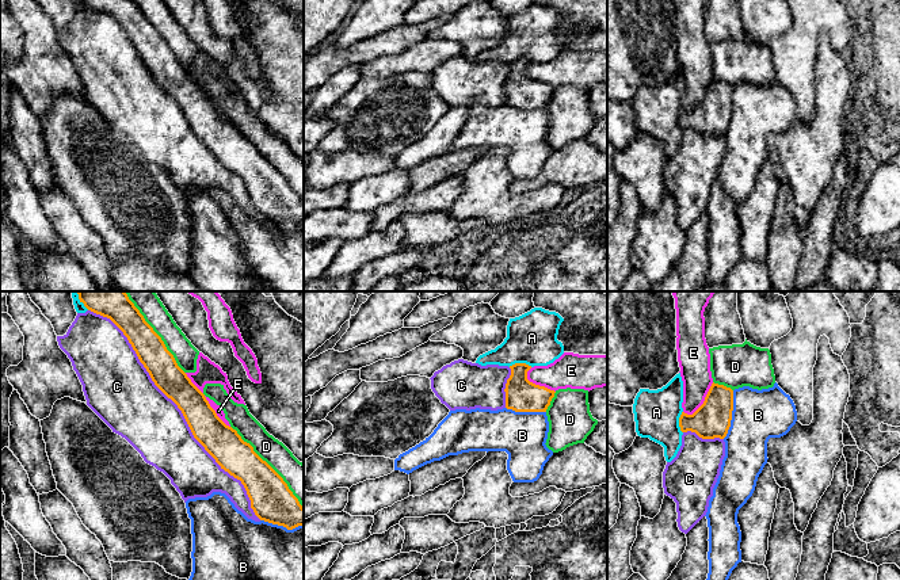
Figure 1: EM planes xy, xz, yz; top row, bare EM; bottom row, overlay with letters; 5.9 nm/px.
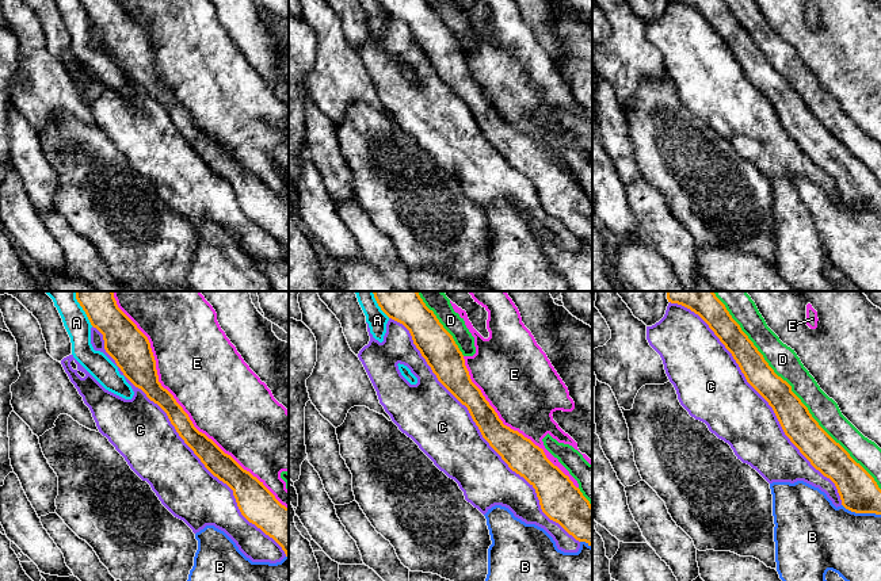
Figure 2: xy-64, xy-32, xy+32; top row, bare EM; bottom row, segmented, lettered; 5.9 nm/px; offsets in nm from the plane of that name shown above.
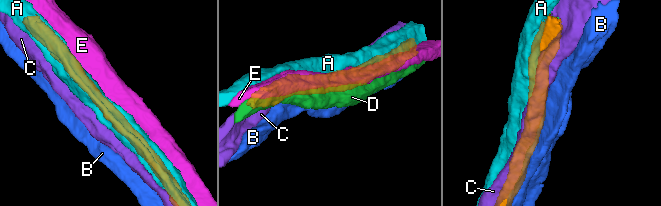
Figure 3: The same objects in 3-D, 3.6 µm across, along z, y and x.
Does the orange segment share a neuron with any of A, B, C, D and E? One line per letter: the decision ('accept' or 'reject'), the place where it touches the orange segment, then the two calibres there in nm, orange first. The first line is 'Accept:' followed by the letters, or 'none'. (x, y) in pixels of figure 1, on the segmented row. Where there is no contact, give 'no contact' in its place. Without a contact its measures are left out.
Accept: C
A: reject; meets orange in xz at (521, 363); 190 nm thick on the orange side, 300 nm on the other
B: reject; meets orange in yz at (731, 415); 220 nm thick on the orange side, 300 nm on the other
C: accept; meets orange in xy at (180, 409); 190 nm thick on the orange side, 360 nm on the other
D: reject; meets orange in xy at (270, 466); 260 nm thick on the orange side, 190 nm on the other
E: reject; meets orange in yz at (704, 401); 220 nm thick on the orange side, 190 nm on the other

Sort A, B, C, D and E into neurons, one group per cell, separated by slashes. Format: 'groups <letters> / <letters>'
groups A D / B / C / E

